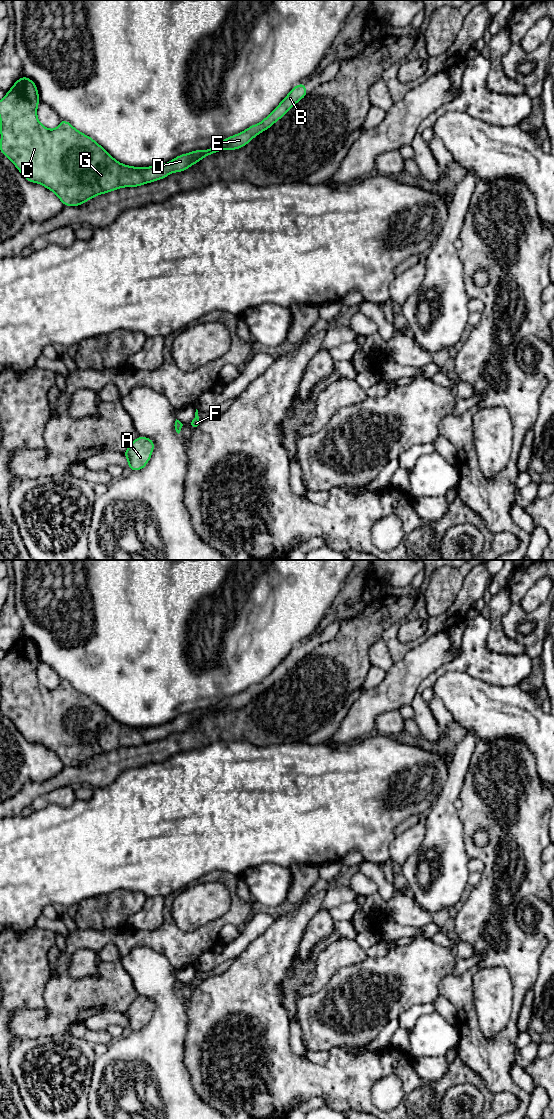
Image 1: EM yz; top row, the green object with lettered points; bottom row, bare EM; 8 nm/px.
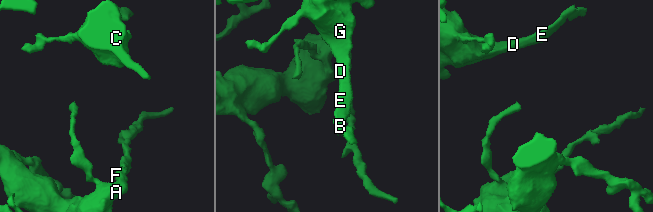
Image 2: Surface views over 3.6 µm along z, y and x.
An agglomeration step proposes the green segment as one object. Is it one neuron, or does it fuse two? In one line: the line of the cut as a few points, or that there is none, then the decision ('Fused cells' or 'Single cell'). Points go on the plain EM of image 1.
No split. Single cell

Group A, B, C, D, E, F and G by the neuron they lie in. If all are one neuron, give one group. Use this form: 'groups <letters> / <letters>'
groups A B C D E F G

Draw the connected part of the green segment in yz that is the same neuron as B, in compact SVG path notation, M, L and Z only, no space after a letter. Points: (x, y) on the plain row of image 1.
M22 636L0 660L0 711L13 722L26 740L39 743L53 751L64 766L75 767L97 755L122 747L138 747L163 739L170 733L185 731L202 718L218 711L242 708L281 679L307 654L304 642L298 644L261 683L254 684L239 694L225 698L210 709L182 714L159 726L131 727L116 721L96 701L79 692L66 680L61 679L58 687L53 690L43 686L37 679L37 666L40 659L36 644L31 639Z

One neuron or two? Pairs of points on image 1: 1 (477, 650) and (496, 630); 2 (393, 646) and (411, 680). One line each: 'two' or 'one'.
1: two
2: two

